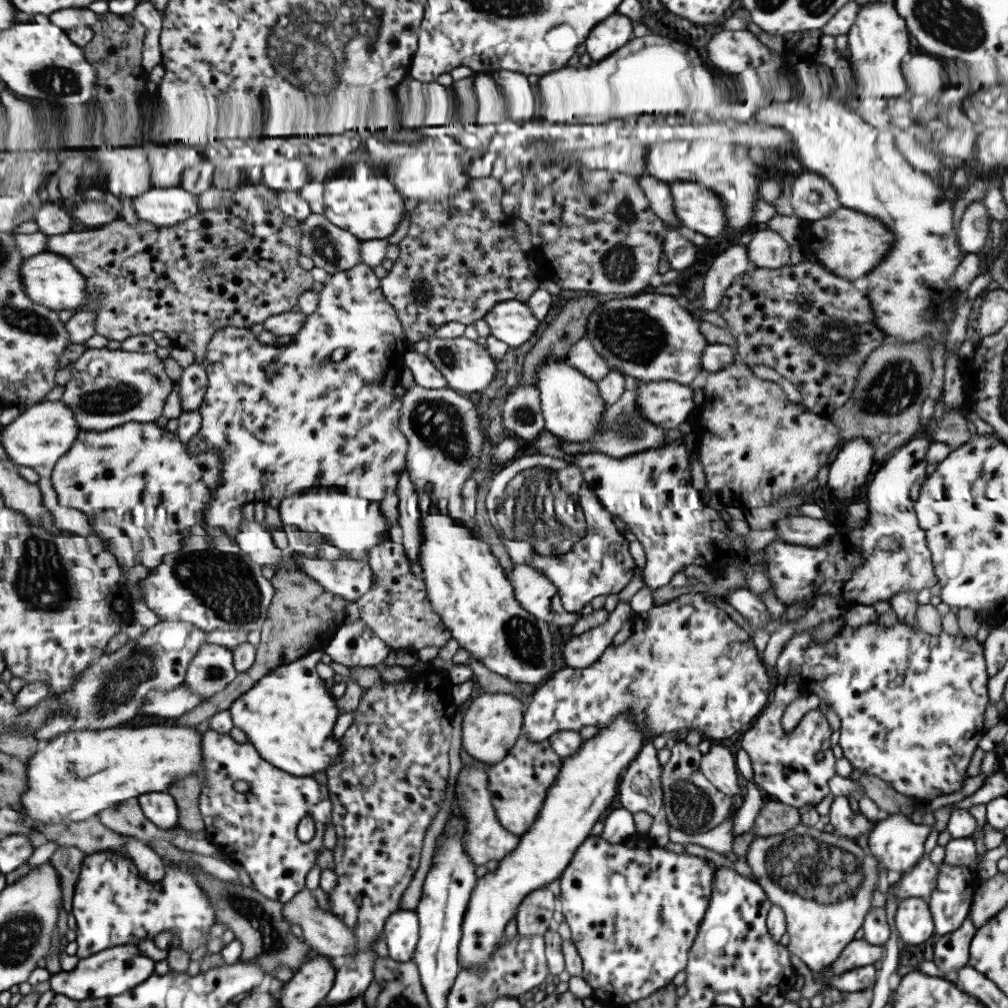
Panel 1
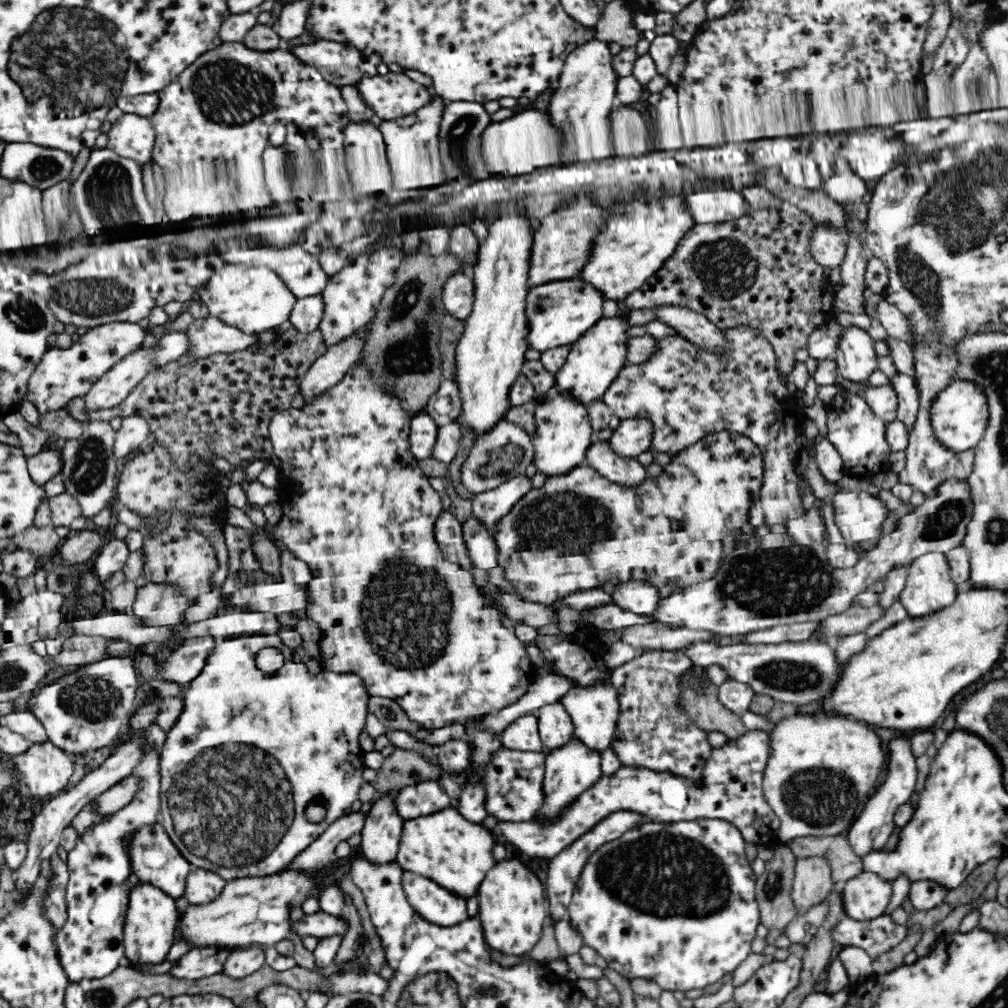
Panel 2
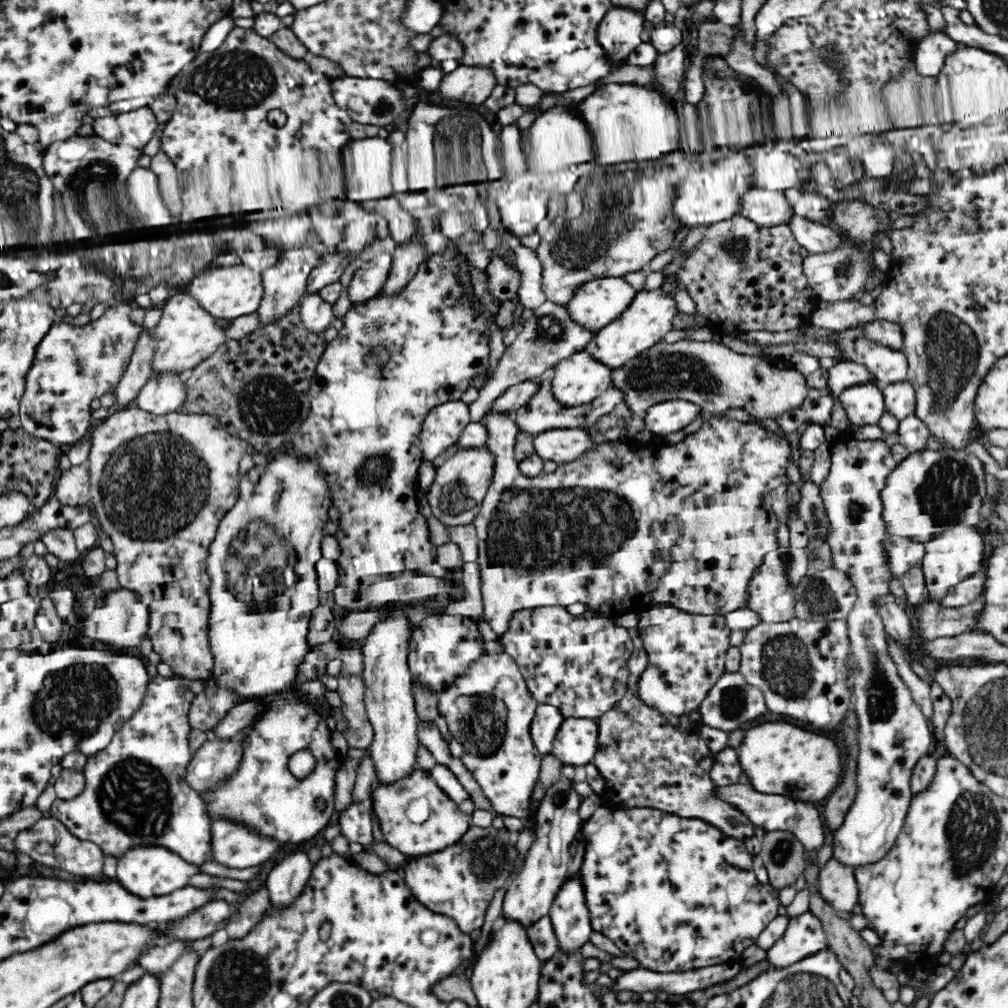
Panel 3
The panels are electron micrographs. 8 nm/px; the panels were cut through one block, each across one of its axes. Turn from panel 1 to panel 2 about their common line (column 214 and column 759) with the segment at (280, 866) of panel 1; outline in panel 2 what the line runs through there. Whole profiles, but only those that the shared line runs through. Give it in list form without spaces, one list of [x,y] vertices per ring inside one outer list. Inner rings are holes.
[[[752,730],[742,734],[742,737],[724,741],[721,748],[713,748],[710,758],[706,760],[703,767],[702,777],[698,778],[698,780],[678,776],[666,771],[656,772],[644,767],[621,764],[621,768],[615,771],[614,774],[602,774],[602,777],[594,786],[582,791],[582,794],[578,794],[554,820],[546,822],[545,820],[536,819],[521,823],[512,823],[512,821],[498,823],[497,830],[504,833],[504,836],[516,848],[517,853],[523,853],[528,858],[538,857],[549,860],[561,854],[562,850],[566,850],[574,842],[580,840],[584,833],[594,828],[603,818],[606,818],[606,815],[619,810],[626,810],[640,813],[646,823],[673,823],[699,818],[720,819],[736,826],[742,833],[746,843],[757,847],[768,846],[776,851],[782,845],[788,846],[790,842],[779,844],[777,834],[781,822],[763,795],[763,778],[770,754],[770,736],[766,732]]]

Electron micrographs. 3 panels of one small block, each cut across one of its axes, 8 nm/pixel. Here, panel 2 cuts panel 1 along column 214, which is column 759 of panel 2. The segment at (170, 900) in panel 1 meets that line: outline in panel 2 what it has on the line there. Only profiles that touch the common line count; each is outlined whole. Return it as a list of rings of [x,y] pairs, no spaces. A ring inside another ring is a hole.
[[[699,818],[673,823],[646,823],[626,830],[620,838],[600,846],[583,866],[577,886],[567,908],[572,928],[582,937],[582,944],[593,948],[608,967],[618,971],[628,981],[643,978],[654,981],[662,991],[689,991],[704,989],[722,980],[725,974],[732,972],[740,962],[750,956],[750,942],[757,937],[756,926],[760,924],[758,902],[755,897],[756,874],[746,859],[746,842],[736,826],[720,819]]]

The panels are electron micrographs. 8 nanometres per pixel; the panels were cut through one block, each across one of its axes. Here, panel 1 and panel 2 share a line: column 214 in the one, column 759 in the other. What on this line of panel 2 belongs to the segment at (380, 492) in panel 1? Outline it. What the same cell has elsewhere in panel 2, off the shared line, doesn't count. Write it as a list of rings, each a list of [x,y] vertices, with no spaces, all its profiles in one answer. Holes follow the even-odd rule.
[[[744,324],[720,331],[724,333],[720,352],[700,348],[678,334],[656,338],[657,348],[651,358],[643,364],[624,366],[600,399],[620,420],[648,419],[655,430],[649,450],[655,454],[664,452],[675,456],[706,435],[722,430],[746,435],[760,449],[763,462],[762,488],[758,501],[748,510],[748,529],[784,524],[787,520],[800,518],[804,512],[795,468],[799,454],[807,451],[796,443],[796,438],[804,434],[804,422],[807,420],[804,406],[798,400],[800,394],[788,391],[786,386],[790,378],[778,369],[778,354],[757,329]]]

